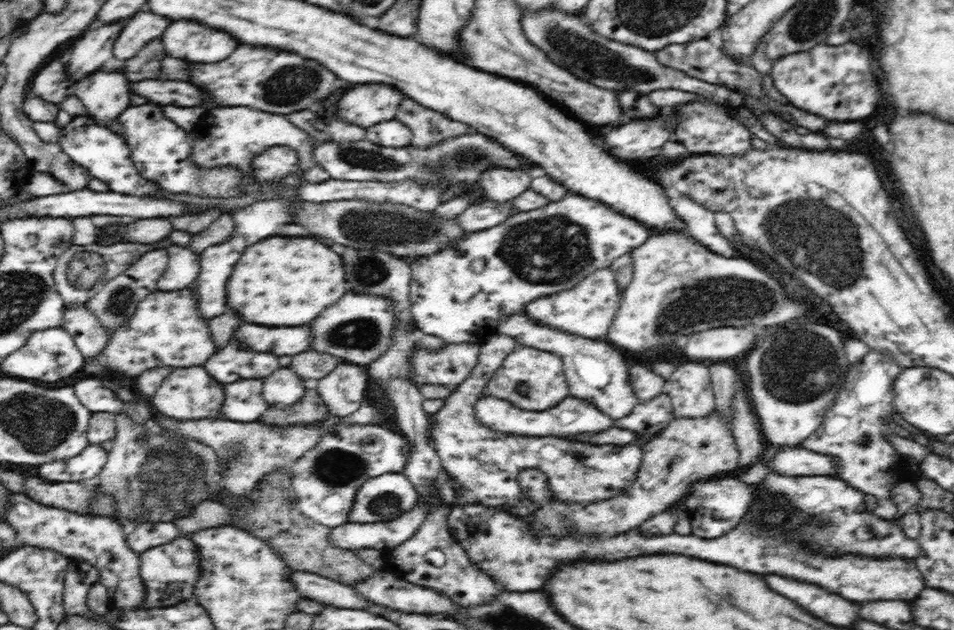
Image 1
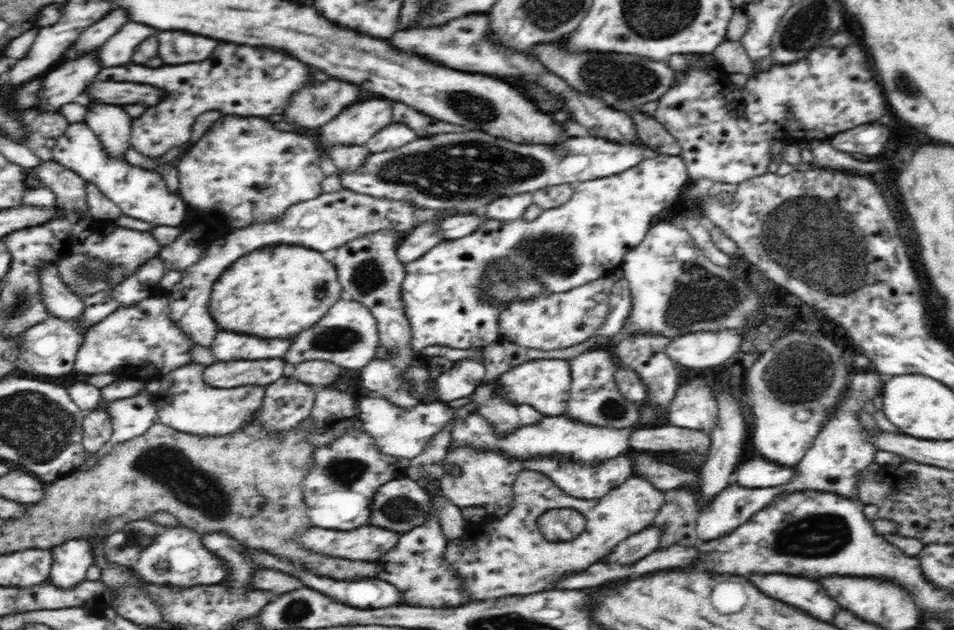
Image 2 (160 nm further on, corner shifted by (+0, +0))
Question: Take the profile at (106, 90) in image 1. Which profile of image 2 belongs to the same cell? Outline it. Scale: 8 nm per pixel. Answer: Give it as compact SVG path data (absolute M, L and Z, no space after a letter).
M90 104L84 122L98 137L103 151L110 158L123 158L130 146L132 120L122 110L122 104Z

